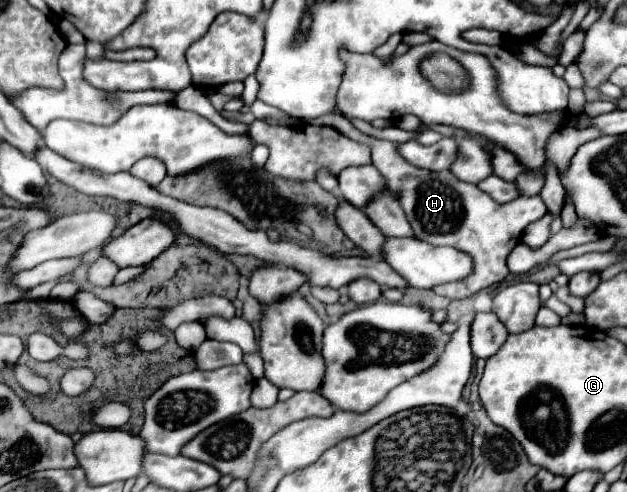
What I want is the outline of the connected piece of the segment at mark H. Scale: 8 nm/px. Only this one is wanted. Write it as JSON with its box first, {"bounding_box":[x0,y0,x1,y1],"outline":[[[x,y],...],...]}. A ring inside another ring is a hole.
{"bounding_box":[309,112,545,298],"outline":[[[339,112],[319,116],[315,120],[309,120],[309,124],[331,126],[355,142],[369,144],[373,148],[373,166],[383,174],[387,188],[397,194],[397,200],[399,200],[401,208],[405,210],[405,216],[413,228],[415,238],[419,238],[427,244],[433,244],[433,246],[451,246],[451,248],[463,250],[475,260],[475,272],[471,272],[471,276],[467,276],[467,280],[459,280],[455,284],[441,284],[439,288],[433,288],[433,292],[437,292],[441,296],[467,298],[483,288],[489,288],[489,286],[505,280],[505,276],[507,276],[505,260],[507,260],[509,252],[517,246],[523,230],[531,222],[545,216],[545,204],[543,204],[541,196],[531,196],[531,198],[523,196],[513,202],[499,204],[485,192],[479,192],[479,188],[475,184],[457,180],[449,170],[431,172],[431,170],[421,170],[421,168],[409,164],[407,160],[403,160],[397,154],[397,144],[361,134]]]}

